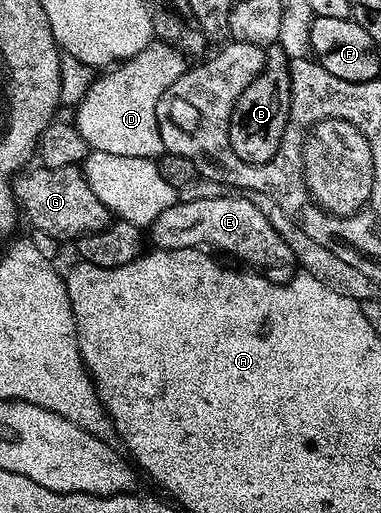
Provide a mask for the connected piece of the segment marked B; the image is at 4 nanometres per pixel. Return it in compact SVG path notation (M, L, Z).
M276 42L266 49L262 70L254 73L251 81L243 86L233 106L229 122L229 146L233 154L246 164L269 162L277 154L292 116L291 65L285 50Z

